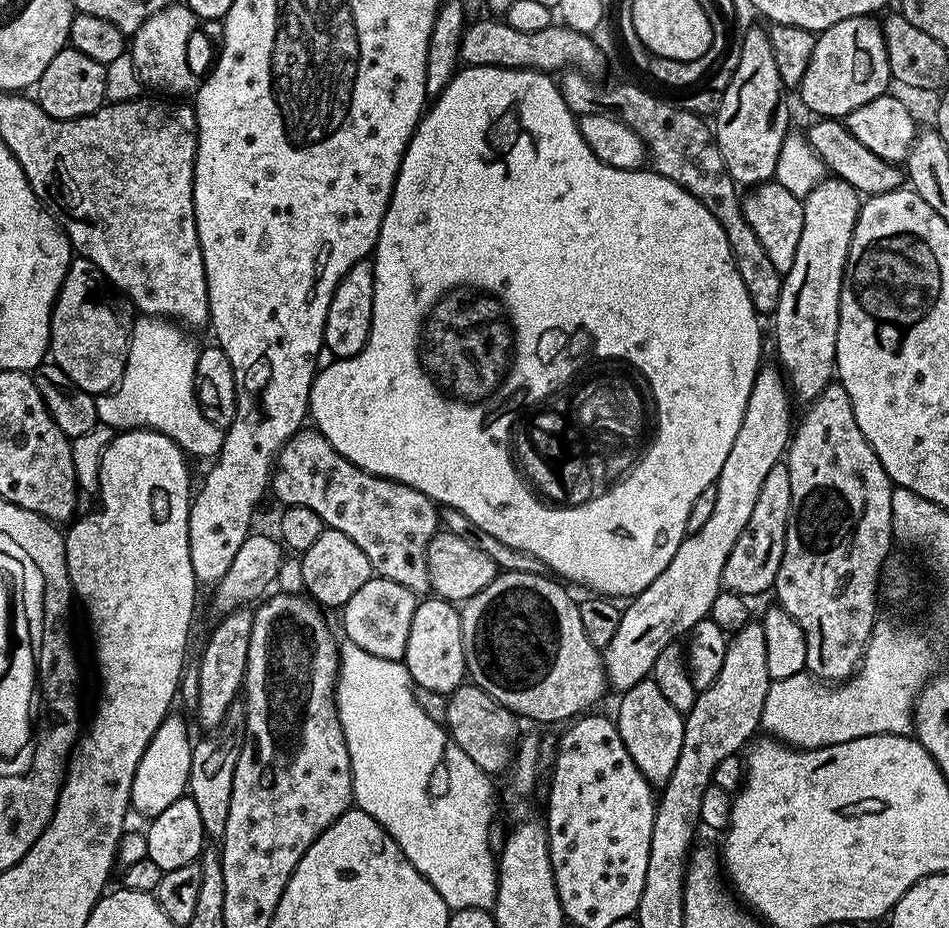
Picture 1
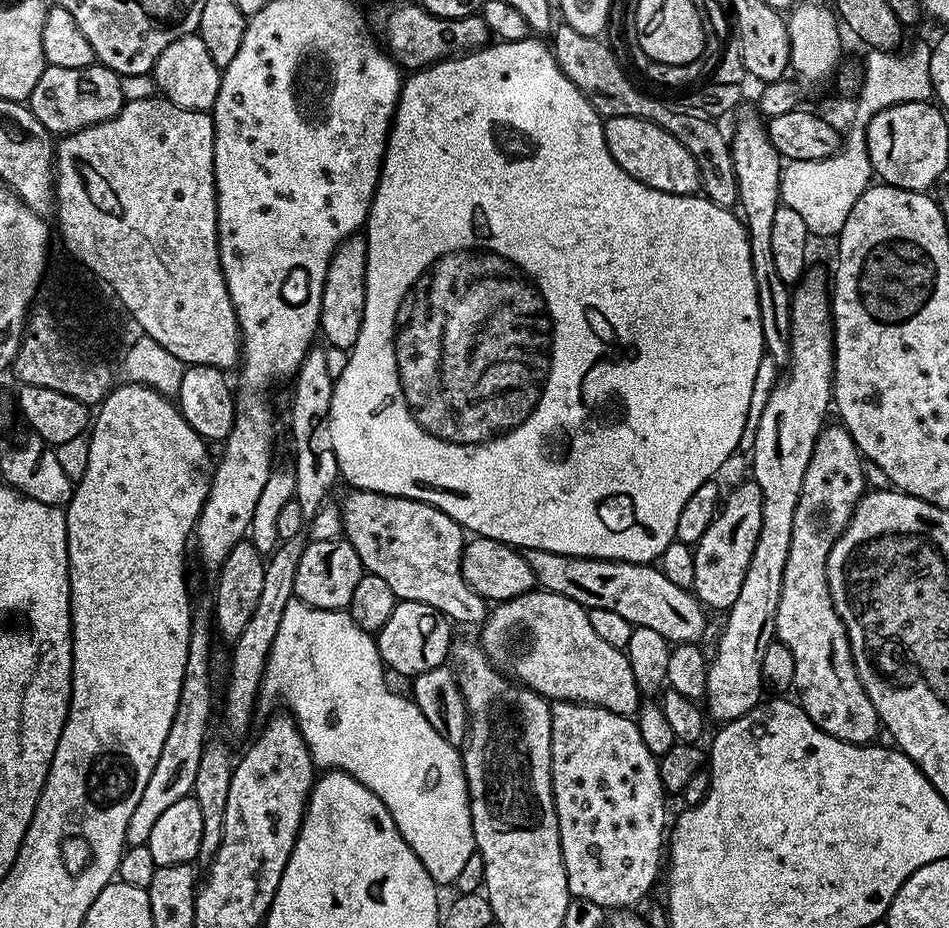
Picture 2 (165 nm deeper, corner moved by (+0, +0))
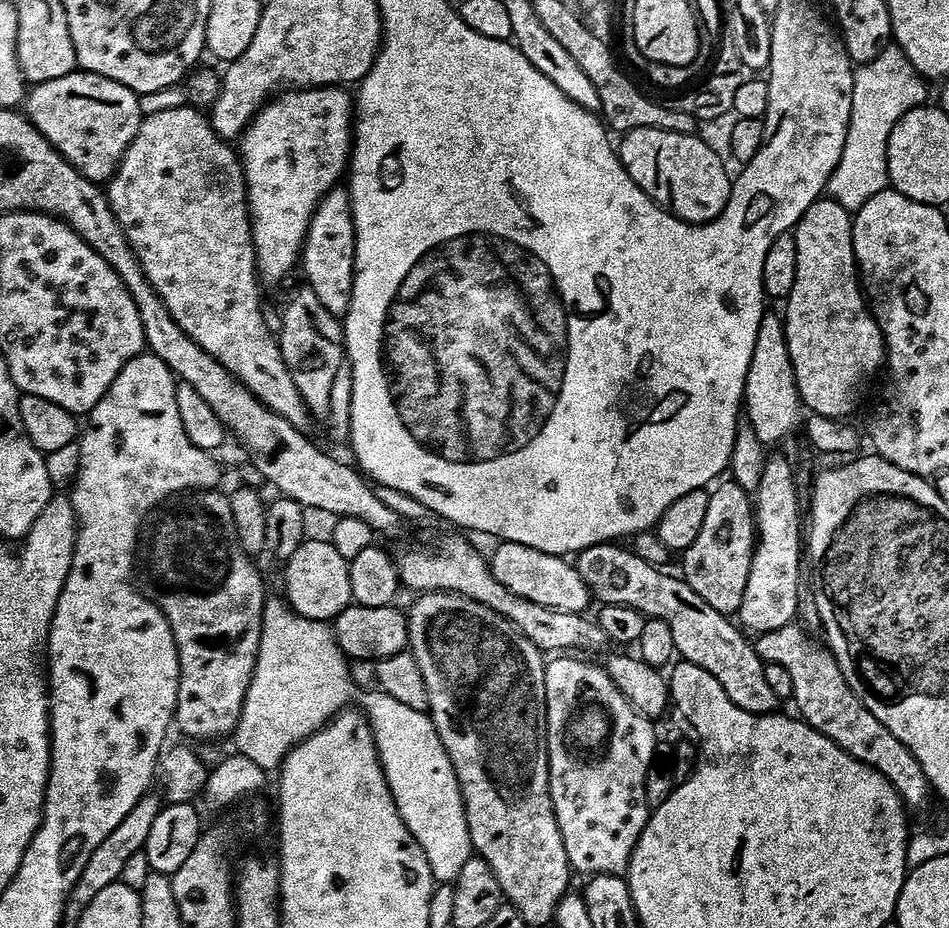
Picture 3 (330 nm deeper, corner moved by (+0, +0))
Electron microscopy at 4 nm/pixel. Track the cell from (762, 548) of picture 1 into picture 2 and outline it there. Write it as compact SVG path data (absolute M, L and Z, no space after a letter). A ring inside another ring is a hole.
M745 478L732 493L723 497L716 516L710 522L706 534L694 545L694 582L691 591L705 609L727 610L738 602L742 590L742 578L754 546L758 542L758 530L762 530L762 490L756 481Z

